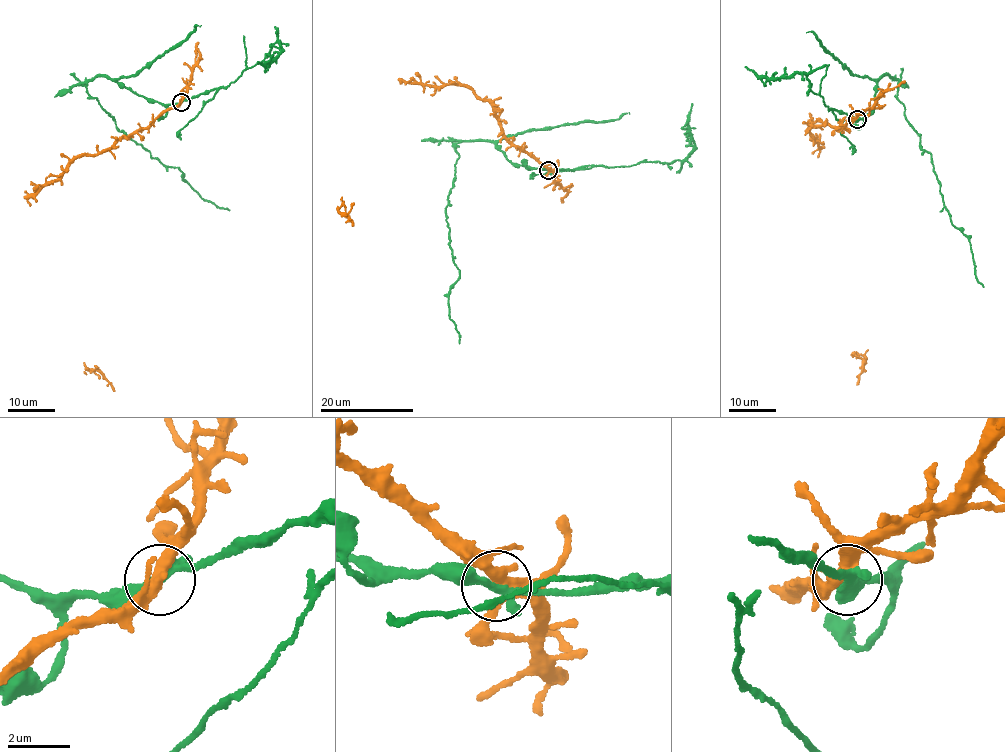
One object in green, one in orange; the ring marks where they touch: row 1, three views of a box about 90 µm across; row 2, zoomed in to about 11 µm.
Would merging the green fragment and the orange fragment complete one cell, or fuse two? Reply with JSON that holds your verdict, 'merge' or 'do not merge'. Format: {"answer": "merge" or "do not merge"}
{"answer": "do not merge"}

